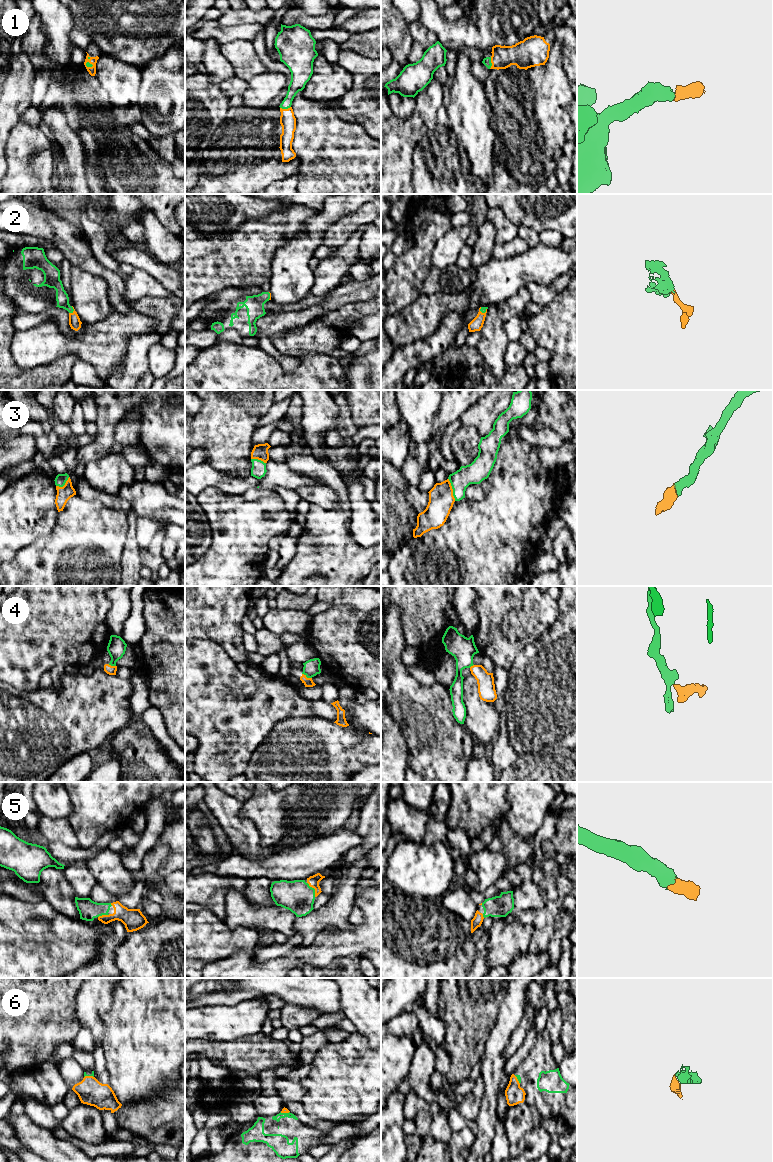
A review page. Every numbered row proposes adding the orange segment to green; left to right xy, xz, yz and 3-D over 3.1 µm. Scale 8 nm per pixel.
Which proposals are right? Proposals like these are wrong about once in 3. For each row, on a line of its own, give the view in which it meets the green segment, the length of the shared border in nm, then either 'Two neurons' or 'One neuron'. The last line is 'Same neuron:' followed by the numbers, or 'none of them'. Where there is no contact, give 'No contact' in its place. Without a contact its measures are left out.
1: Touches green in yz. Shared border 100 nm. One neuron
2: Touches green in xy. Shared border 70 nm. One neuron
3: Touches green in yz. Shared border 190 nm. One neuron
4: Touches green in xz. Shared border 90 nm. Two neurons
5: Touches green in xz. Shared border 140 nm. One neuron
6: Touches green in xy. Shared border 80 nm. One neuron
Same neuron: 1, 2, 3, 5, 6

